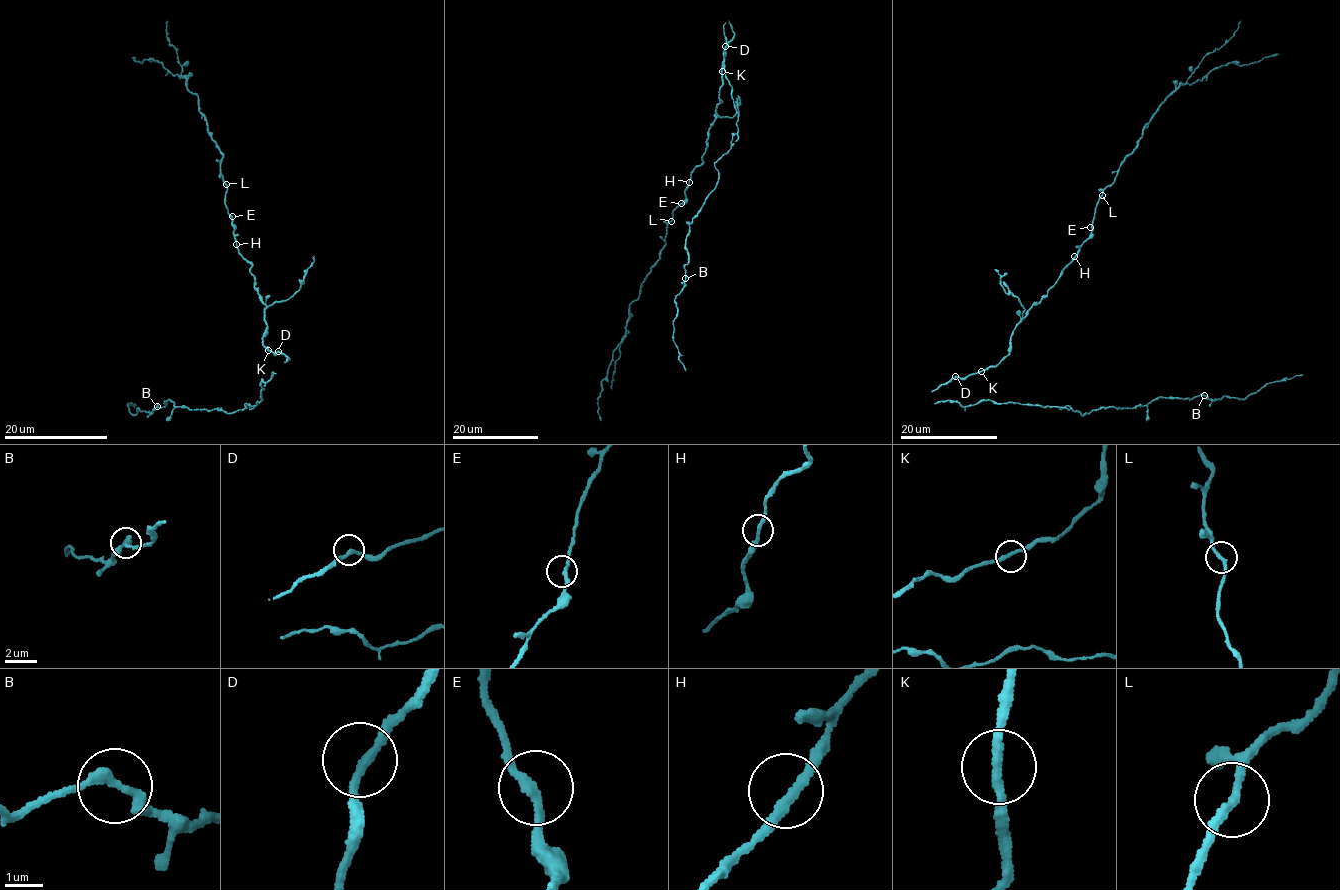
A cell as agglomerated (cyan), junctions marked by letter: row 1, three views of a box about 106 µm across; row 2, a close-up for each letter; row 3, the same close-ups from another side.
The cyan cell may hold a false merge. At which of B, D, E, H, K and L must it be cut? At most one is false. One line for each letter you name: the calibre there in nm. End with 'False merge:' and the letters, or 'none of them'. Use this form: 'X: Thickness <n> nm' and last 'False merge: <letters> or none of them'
False merge: none of them

